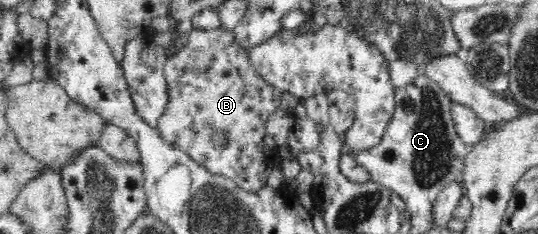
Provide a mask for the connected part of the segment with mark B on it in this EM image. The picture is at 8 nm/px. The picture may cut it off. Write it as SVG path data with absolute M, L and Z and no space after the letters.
M194 28L188 43L178 51L169 53L164 75L168 101L163 114L159 115L156 122L162 138L175 143L209 172L231 178L247 193L265 188L269 174L283 161L280 147L273 138L269 149L263 142L266 120L273 111L280 111L282 92L256 74L248 61L246 49L236 40L234 32L222 28L212 30Z

